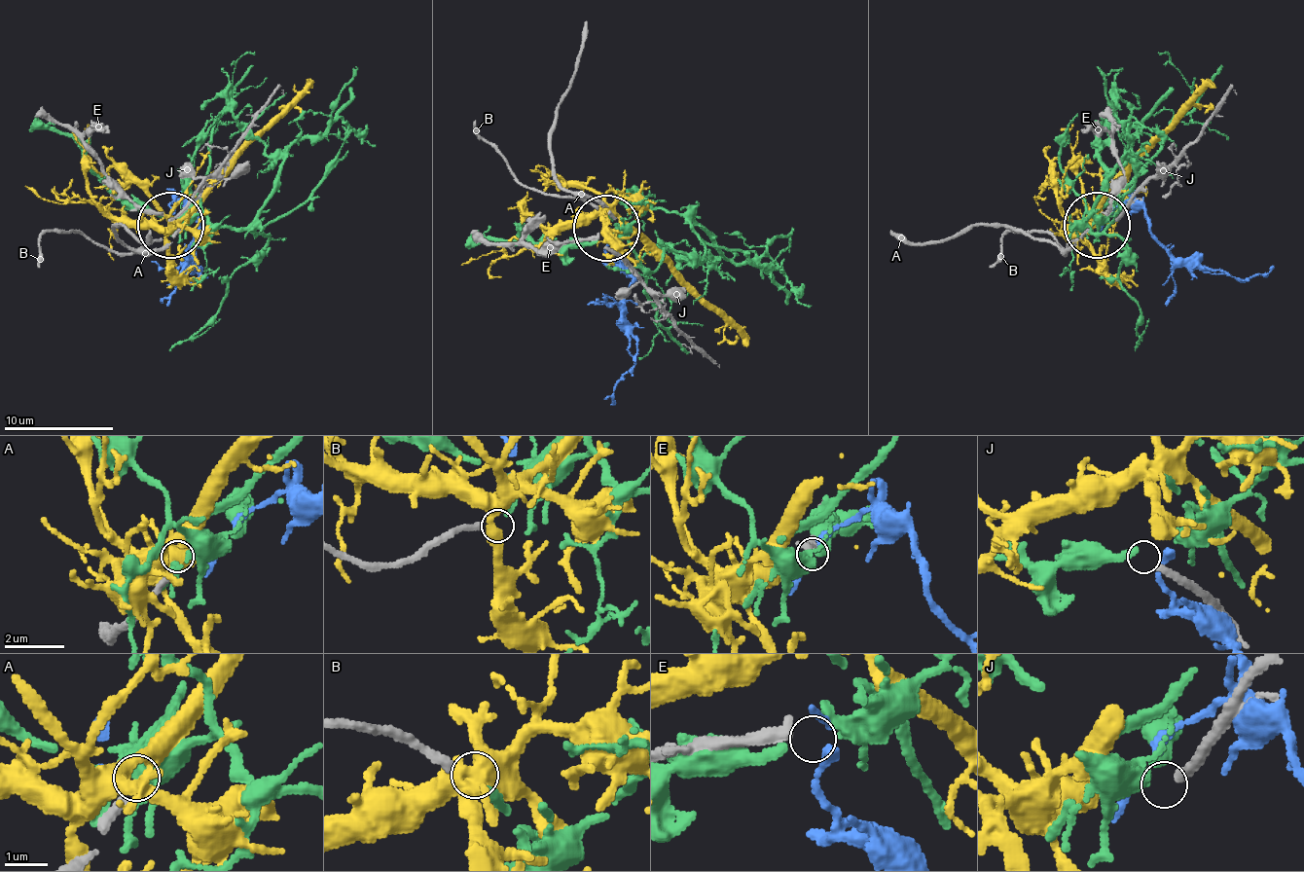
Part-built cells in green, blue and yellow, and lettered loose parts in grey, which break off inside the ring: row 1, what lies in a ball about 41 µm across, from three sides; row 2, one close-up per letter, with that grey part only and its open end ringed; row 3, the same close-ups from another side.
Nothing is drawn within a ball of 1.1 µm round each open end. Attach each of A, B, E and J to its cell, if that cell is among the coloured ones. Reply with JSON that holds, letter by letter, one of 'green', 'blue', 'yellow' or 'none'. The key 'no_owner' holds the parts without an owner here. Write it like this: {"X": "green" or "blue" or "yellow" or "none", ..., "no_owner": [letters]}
{"A": "yellow", "B": "green", "E": "none", "J": "none", "no_owner": ["E", "J"]}

